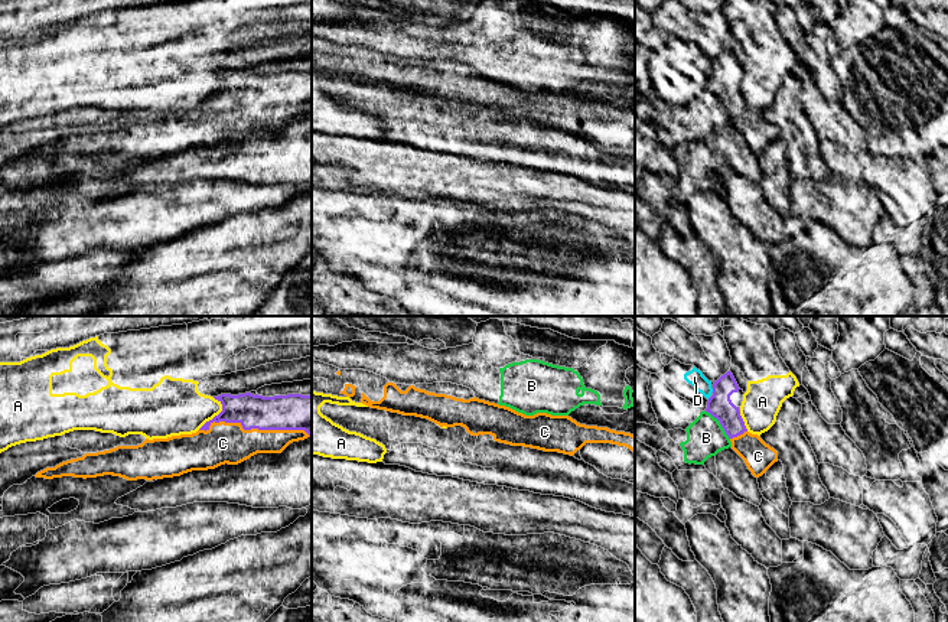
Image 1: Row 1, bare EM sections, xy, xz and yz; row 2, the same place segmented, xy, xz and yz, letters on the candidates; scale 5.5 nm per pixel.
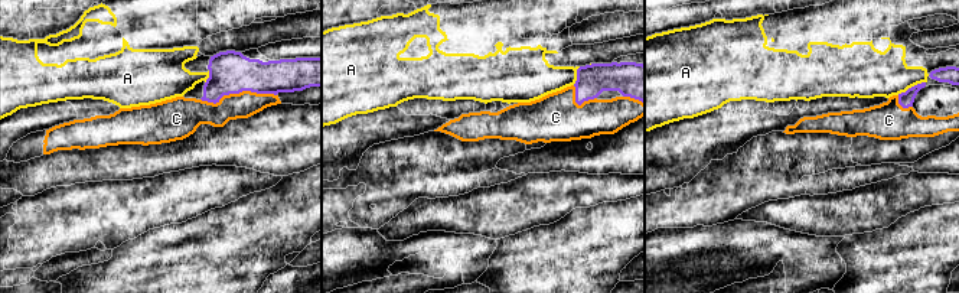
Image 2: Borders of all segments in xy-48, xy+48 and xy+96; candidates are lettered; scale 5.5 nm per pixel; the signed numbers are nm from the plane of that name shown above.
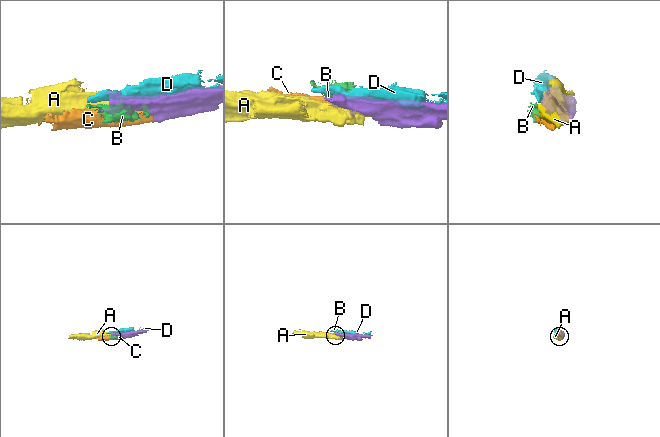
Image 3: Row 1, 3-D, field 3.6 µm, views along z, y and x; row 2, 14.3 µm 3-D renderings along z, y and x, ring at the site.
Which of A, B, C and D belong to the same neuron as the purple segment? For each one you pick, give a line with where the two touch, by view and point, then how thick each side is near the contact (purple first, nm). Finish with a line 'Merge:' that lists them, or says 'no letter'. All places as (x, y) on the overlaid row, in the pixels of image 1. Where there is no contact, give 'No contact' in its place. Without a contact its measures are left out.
C: Touches purple at xy (254, 427). Thickness 200 nm (purple) against 220 nm
Merge: C

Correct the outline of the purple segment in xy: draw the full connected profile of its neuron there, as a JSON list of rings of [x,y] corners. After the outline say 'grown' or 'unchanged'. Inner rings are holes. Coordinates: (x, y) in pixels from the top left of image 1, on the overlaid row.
[[[221,394],[214,397],[222,404],[222,411],[212,420],[206,421],[196,433],[172,436],[167,439],[146,439],[137,446],[117,446],[110,450],[85,453],[82,457],[71,459],[56,465],[55,468],[46,468],[38,472],[36,478],[53,479],[62,476],[74,478],[97,478],[104,475],[120,476],[127,481],[137,479],[163,479],[180,476],[192,470],[215,469],[221,465],[238,465],[257,453],[281,453],[290,443],[312,437],[312,395],[287,394],[263,397],[258,394]]]; grown

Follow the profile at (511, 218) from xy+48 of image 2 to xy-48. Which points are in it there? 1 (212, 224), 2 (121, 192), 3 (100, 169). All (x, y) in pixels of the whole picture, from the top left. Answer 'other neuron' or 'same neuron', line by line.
1: other neuron
2: same neuron
3: other neuron

